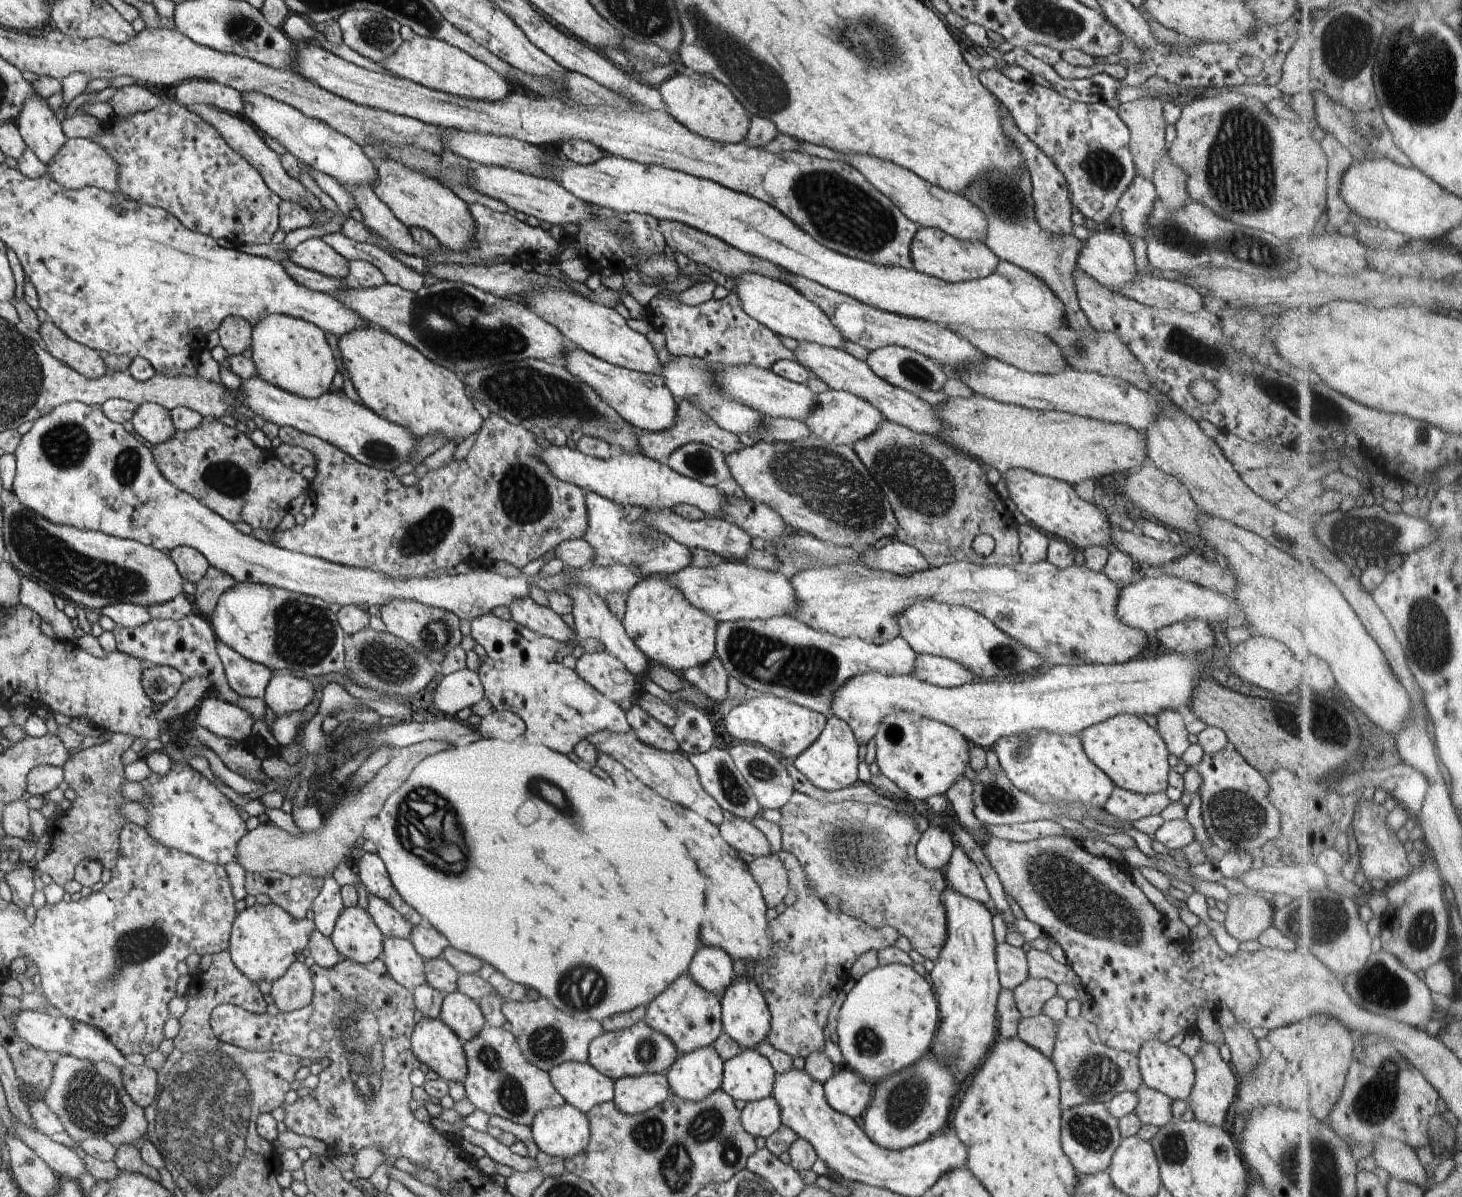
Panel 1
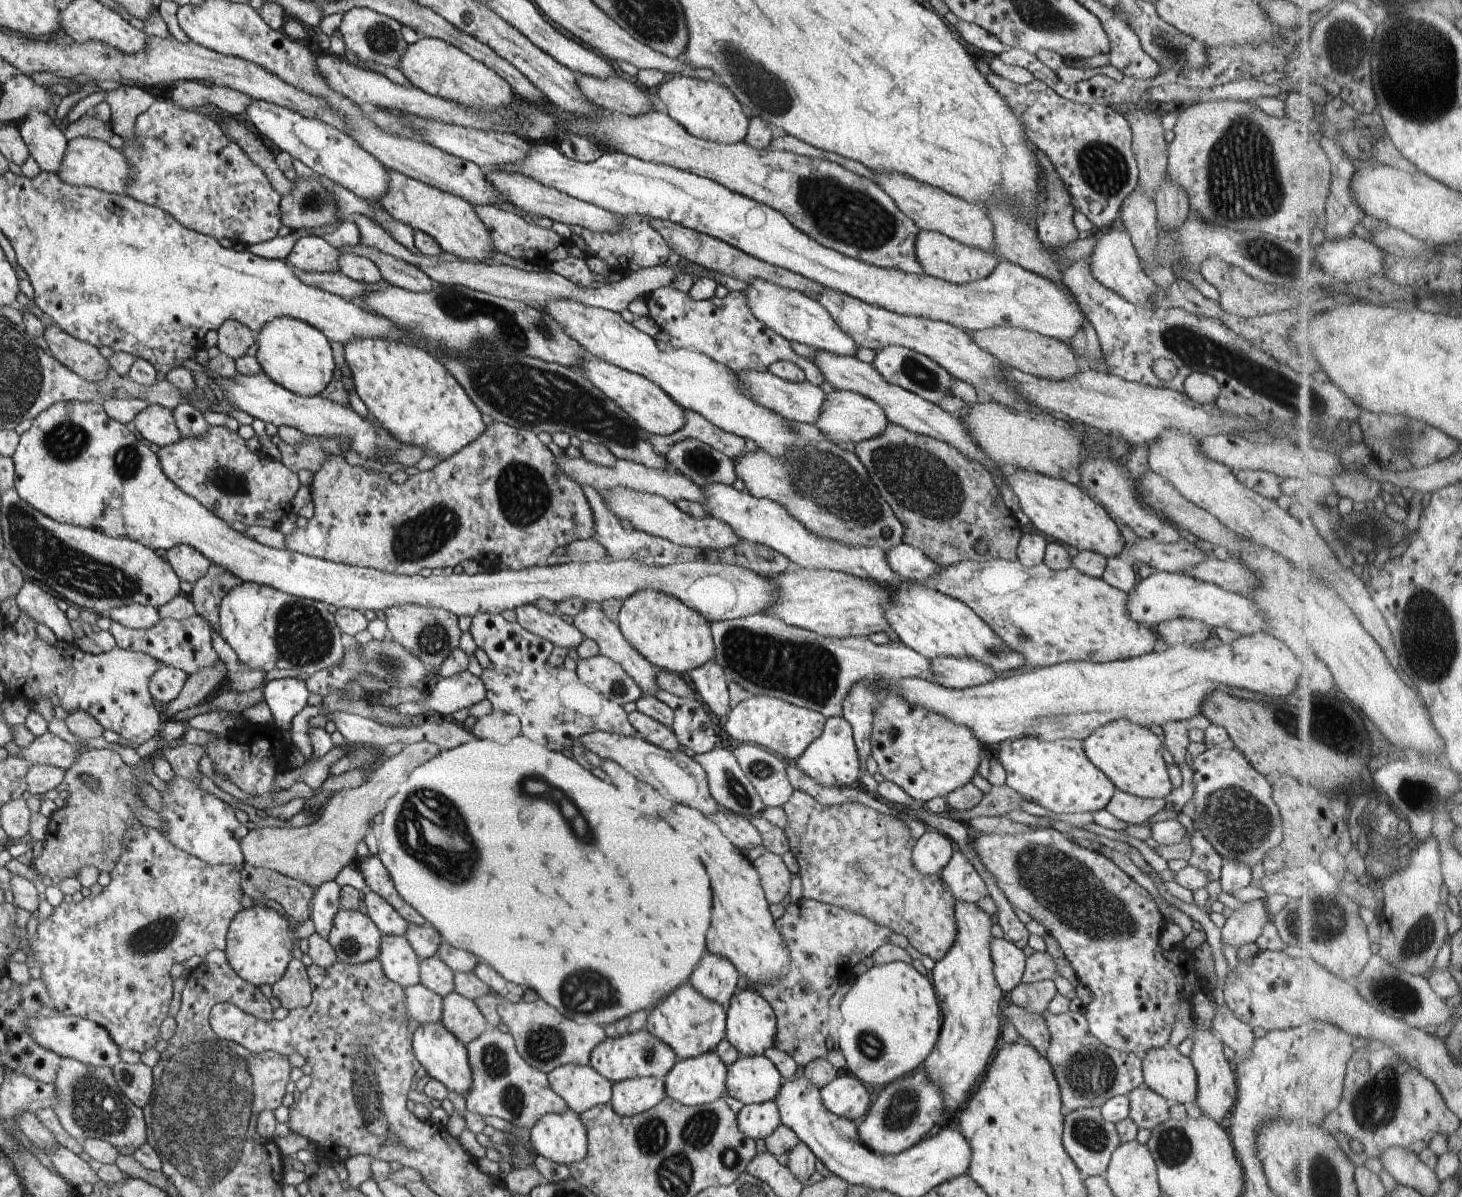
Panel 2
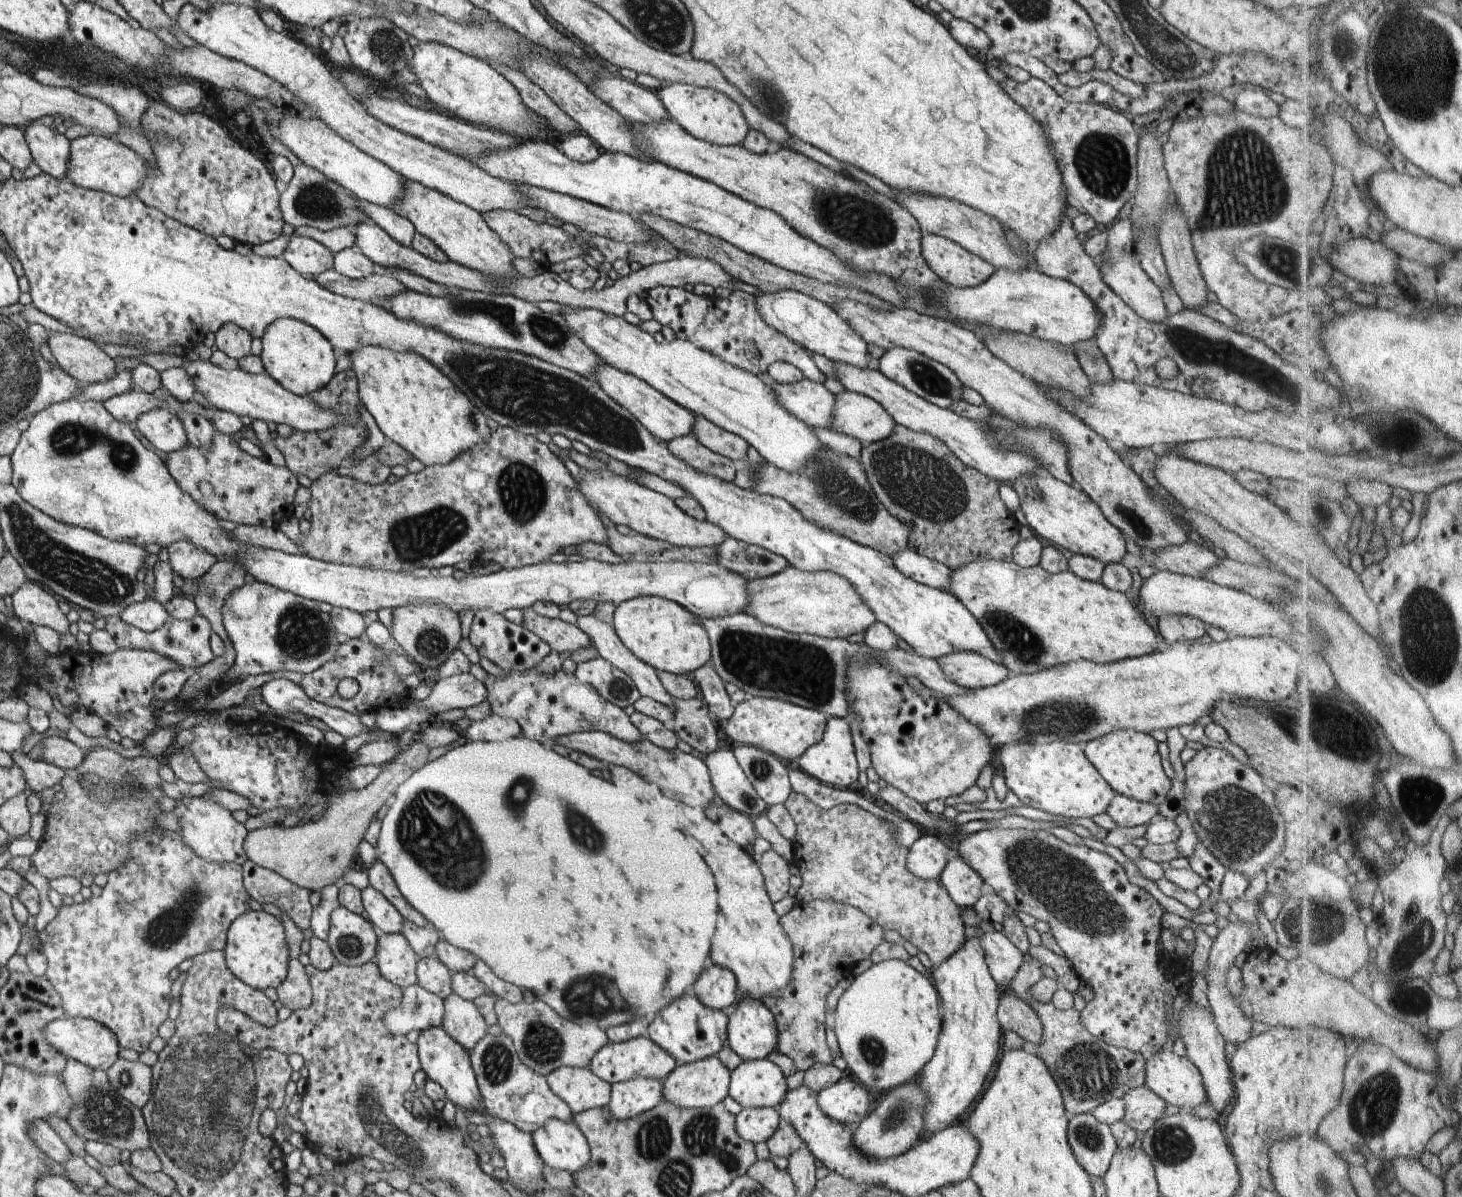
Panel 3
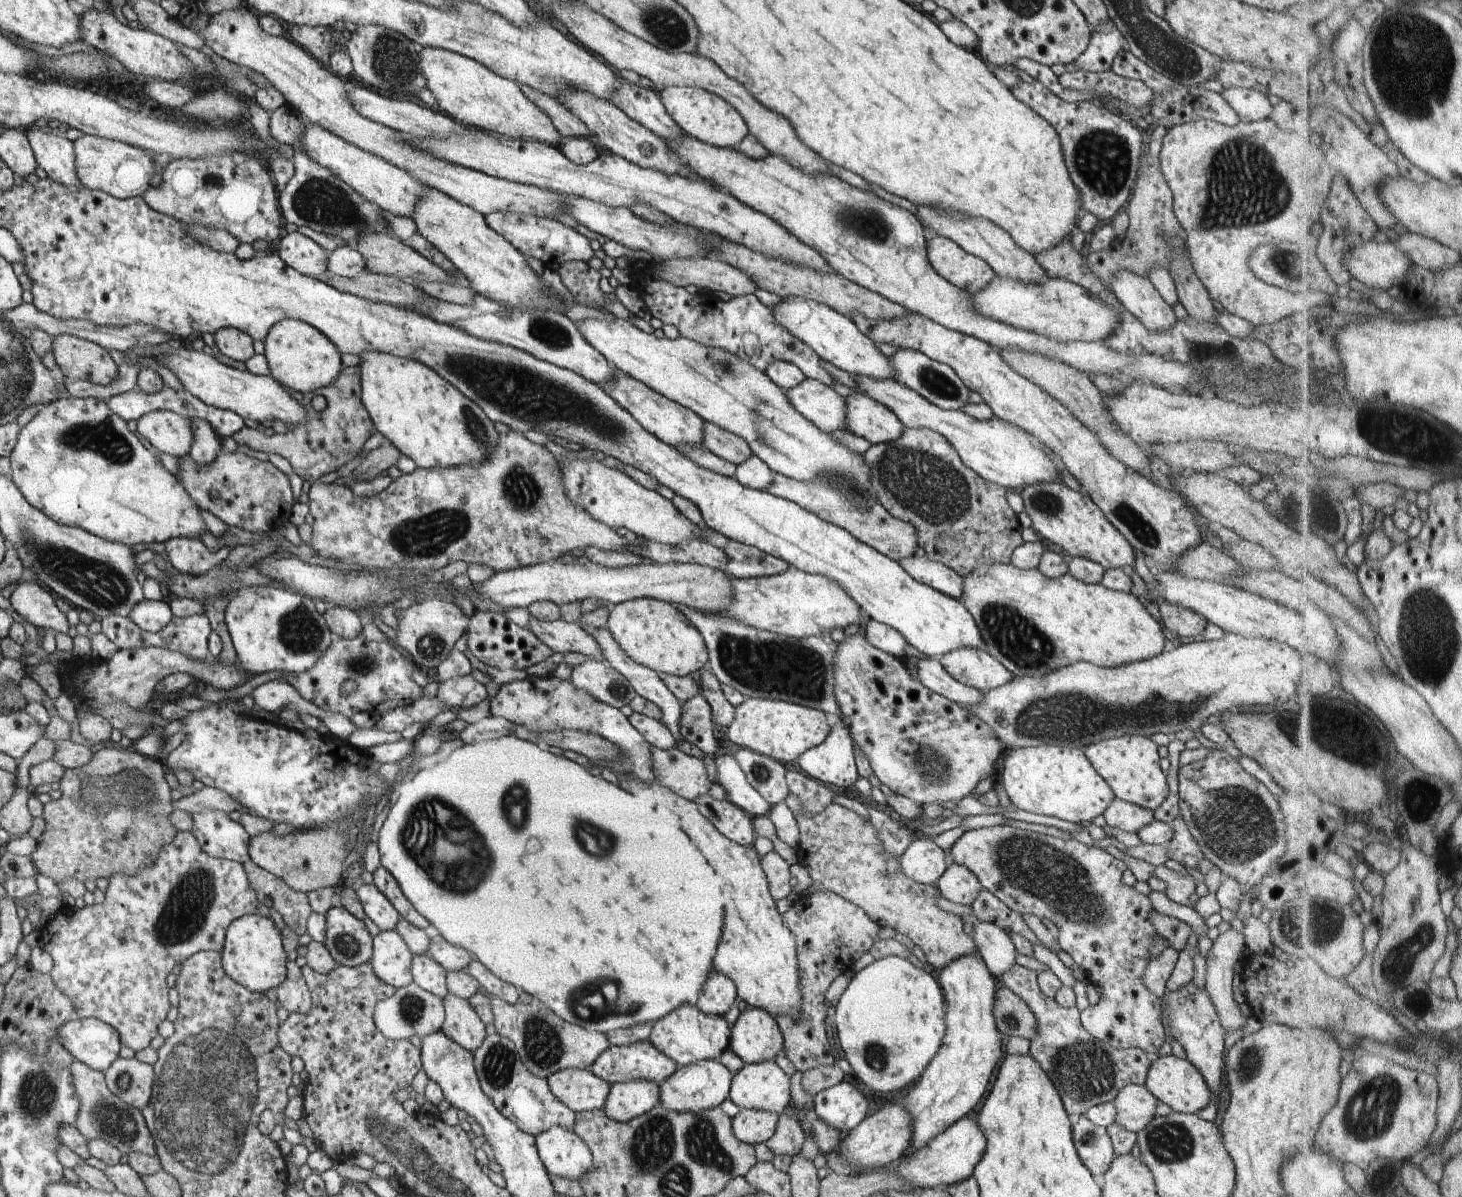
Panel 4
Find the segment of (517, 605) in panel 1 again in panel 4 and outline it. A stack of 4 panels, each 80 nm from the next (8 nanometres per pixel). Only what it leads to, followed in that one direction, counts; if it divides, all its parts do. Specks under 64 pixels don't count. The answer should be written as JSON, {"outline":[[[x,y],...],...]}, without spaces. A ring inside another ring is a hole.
{"outline":[[[530,616],[528,628],[554,653],[580,653],[587,658],[603,658],[596,639],[579,623],[569,623],[562,619],[545,621]]]}

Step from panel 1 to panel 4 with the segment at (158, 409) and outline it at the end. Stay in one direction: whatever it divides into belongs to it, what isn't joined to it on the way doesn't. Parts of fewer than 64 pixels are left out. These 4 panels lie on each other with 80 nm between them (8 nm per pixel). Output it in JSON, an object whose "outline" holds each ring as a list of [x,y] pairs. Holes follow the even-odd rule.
{"outline":[[[157,410],[143,414],[136,424],[137,432],[148,444],[170,456],[183,457],[192,448],[191,422],[174,411]]]}

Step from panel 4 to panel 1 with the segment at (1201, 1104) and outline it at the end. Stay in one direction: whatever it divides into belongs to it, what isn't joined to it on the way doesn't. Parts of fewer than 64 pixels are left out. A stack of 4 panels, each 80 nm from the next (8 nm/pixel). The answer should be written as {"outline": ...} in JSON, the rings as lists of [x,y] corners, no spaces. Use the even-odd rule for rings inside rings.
{"outline":[[[1159,1040],[1144,1041],[1137,1050],[1139,1071],[1142,1082],[1149,1089],[1154,1089],[1166,1094],[1171,1100],[1188,1100],[1195,1083],[1195,1068],[1192,1059],[1179,1047],[1166,1046]]]}

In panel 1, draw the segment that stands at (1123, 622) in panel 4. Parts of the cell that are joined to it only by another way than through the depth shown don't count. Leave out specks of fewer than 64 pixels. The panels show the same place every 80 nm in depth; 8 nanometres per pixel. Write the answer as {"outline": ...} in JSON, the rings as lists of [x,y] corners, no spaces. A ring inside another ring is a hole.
{"outline":[[[1044,559],[1034,564],[1028,564],[1027,562],[1020,561],[1016,564],[1000,564],[993,565],[979,565],[968,561],[956,561],[955,563],[946,563],[939,567],[928,567],[925,571],[911,574],[909,577],[895,575],[884,571],[875,571],[869,569],[864,565],[858,565],[853,567],[814,567],[812,569],[806,569],[805,571],[795,574],[791,579],[792,586],[797,590],[797,599],[799,602],[799,609],[797,614],[790,615],[796,617],[799,621],[804,622],[810,628],[823,633],[832,633],[839,637],[858,637],[866,642],[872,643],[874,638],[880,638],[884,643],[899,636],[901,628],[899,627],[899,616],[908,608],[917,602],[926,600],[938,601],[949,605],[956,605],[959,607],[968,607],[980,614],[983,614],[990,622],[996,625],[1000,630],[1003,630],[1009,637],[1012,637],[1015,641],[1020,642],[1021,645],[1027,646],[1028,649],[1032,649],[1035,653],[1039,654],[1040,658],[1044,658],[1048,664],[1092,664],[1100,663],[1104,665],[1123,663],[1132,660],[1134,656],[1138,656],[1144,648],[1148,645],[1148,634],[1140,629],[1135,629],[1126,626],[1117,617],[1117,602],[1121,590],[1110,581],[1109,578],[1100,571],[1090,570],[1088,567],[1081,567],[1076,564],[1067,566],[1061,569],[1055,567],[1048,562],[1048,559]]]}

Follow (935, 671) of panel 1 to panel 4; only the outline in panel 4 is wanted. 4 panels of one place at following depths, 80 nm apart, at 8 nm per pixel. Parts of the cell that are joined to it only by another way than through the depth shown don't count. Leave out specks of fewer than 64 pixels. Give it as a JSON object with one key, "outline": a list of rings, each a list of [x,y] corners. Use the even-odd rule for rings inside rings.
{"outline":[[[960,647],[938,658],[944,670],[962,684],[981,693],[998,688],[1014,675],[986,650]]]}

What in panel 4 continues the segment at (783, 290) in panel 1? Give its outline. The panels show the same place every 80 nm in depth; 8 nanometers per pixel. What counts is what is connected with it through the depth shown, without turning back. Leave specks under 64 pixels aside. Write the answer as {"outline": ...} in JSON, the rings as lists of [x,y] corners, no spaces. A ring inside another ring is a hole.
{"outline":[[[801,296],[782,297],[777,304],[770,306],[770,308],[772,309],[774,320],[790,334],[807,344],[819,358],[823,358],[834,364],[834,366],[846,370],[850,375],[856,374],[858,376],[860,374],[876,379],[890,379],[892,374],[893,378],[893,369],[889,363],[889,358],[877,350],[875,342],[872,342],[870,338],[858,330],[852,318],[836,312],[828,305]]]}

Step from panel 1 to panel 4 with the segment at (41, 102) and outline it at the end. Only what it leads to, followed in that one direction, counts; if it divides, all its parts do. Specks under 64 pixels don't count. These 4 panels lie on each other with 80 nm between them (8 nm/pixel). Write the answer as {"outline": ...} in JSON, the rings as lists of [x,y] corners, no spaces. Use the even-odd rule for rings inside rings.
{"outline":[[[30,127],[25,130],[42,175],[64,186],[82,187],[77,175],[73,142],[57,131]]]}

